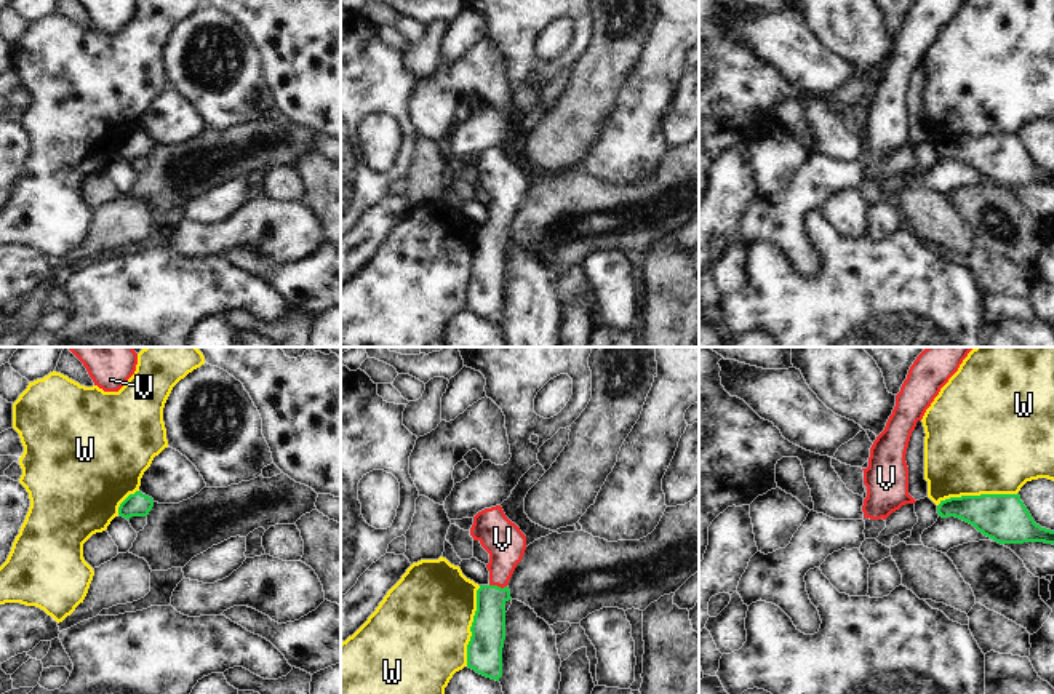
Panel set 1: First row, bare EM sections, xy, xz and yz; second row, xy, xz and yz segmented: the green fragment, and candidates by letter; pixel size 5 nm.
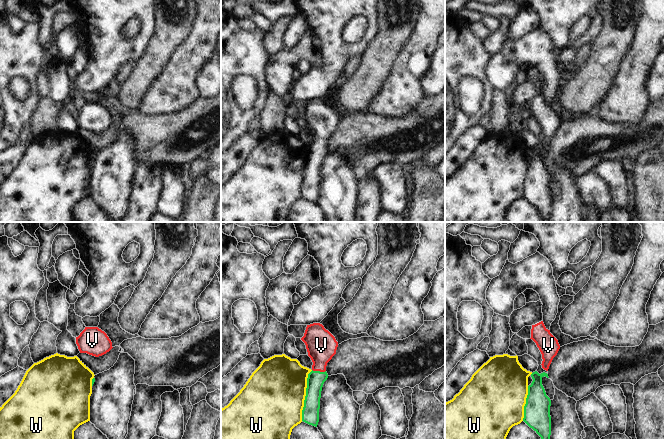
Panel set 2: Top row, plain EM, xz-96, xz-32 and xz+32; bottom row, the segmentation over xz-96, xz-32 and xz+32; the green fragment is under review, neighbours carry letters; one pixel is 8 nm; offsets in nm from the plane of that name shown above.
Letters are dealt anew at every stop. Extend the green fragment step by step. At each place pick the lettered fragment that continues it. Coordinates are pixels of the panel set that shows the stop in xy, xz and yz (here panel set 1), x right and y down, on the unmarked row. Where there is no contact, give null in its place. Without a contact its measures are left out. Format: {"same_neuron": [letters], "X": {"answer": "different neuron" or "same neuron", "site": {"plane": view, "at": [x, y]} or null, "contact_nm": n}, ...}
{"same_neuron": ["V"], "V": {"answer": "same neuron", "site": {"plane": "xz", "at": [496, 227]}, "contact_nm": 90}, "W": {"answer": "different neuron", "site": {"plane": "xz", "at": [472, 267]}, "contact_nm": 420}}

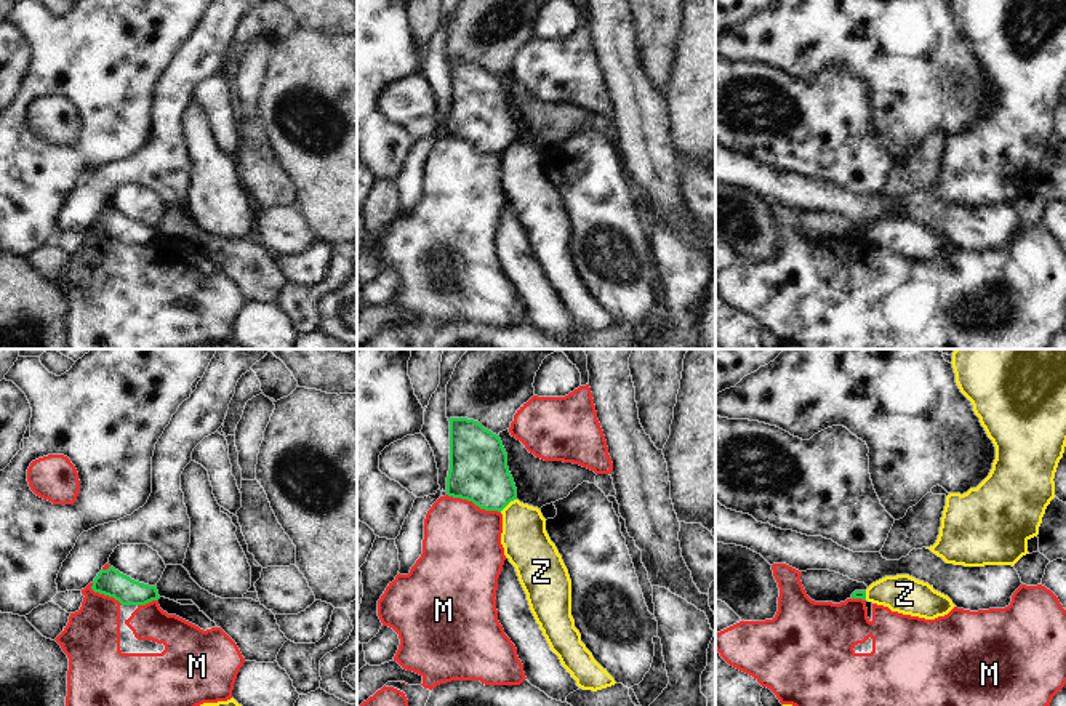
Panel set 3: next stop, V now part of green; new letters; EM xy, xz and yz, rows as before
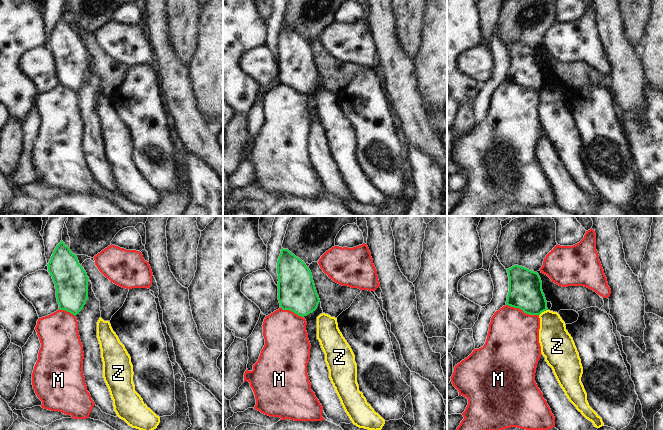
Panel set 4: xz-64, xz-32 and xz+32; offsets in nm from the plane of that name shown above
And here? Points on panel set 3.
{"same_neuron": [], "M": {"answer": "different neuron", "site": {"plane": "xz", "at": [474, 144]}, "contact_nm": 280}, "Z": {"answer": "different neuron", "site": {"plane": "xz", "at": [508, 144]}, "contact_nm": 110}}

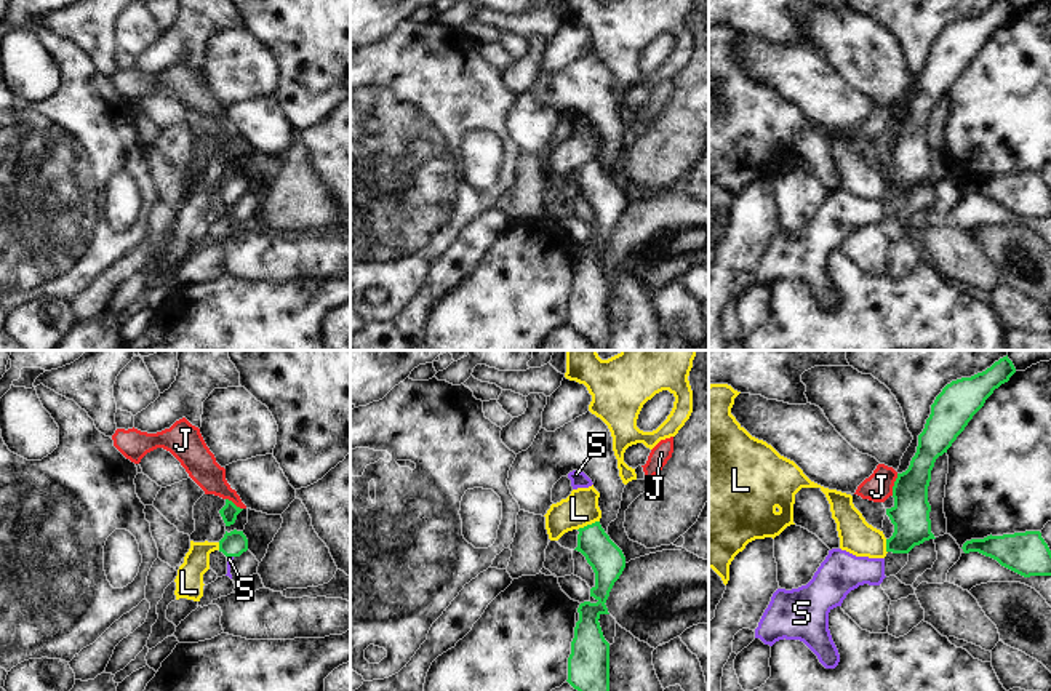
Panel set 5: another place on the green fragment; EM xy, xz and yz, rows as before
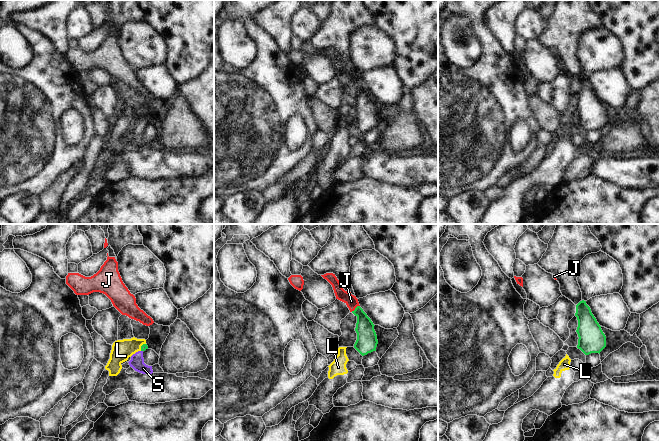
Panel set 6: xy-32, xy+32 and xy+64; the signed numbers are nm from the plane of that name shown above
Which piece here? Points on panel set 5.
{"same_neuron": ["S"], "J": {"answer": "different neuron", "site": {"plane": "yz", "at": [895, 127]}, "contact_nm": 120}, "L": {"answer": "different neuron", "site": {"plane": "xz", "at": [587, 167]}, "contact_nm": 120}, "S": {"answer": "same neuron", "site": {"plane": "xy", "at": [231, 197]}, "contact_nm": 30}}

